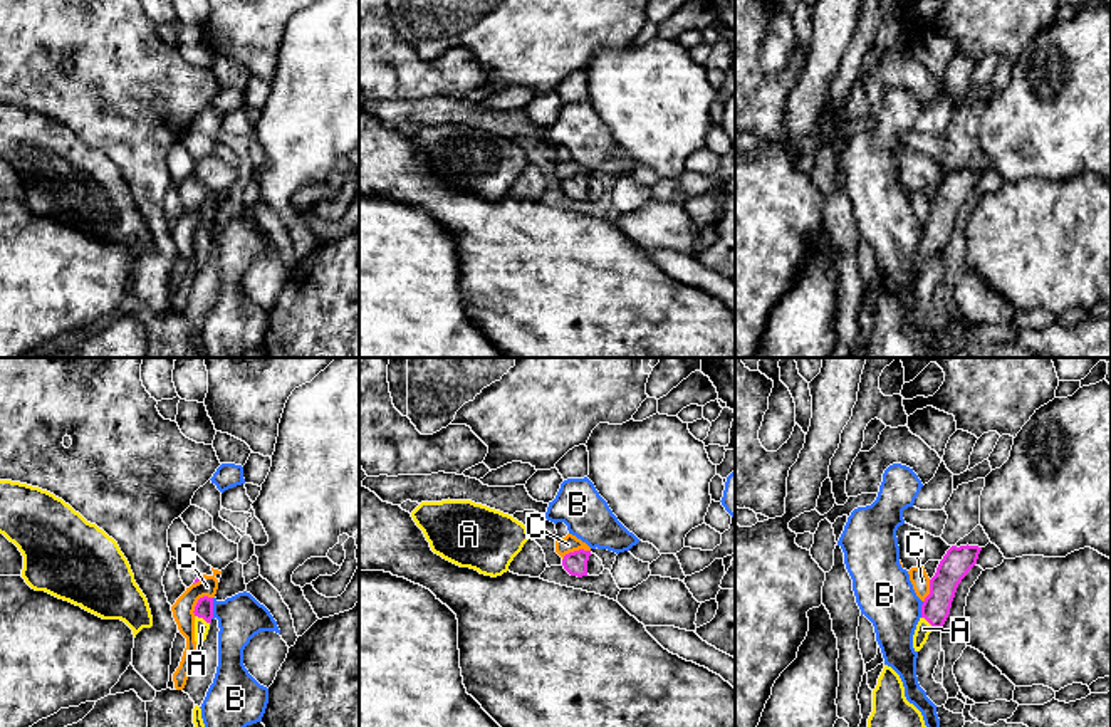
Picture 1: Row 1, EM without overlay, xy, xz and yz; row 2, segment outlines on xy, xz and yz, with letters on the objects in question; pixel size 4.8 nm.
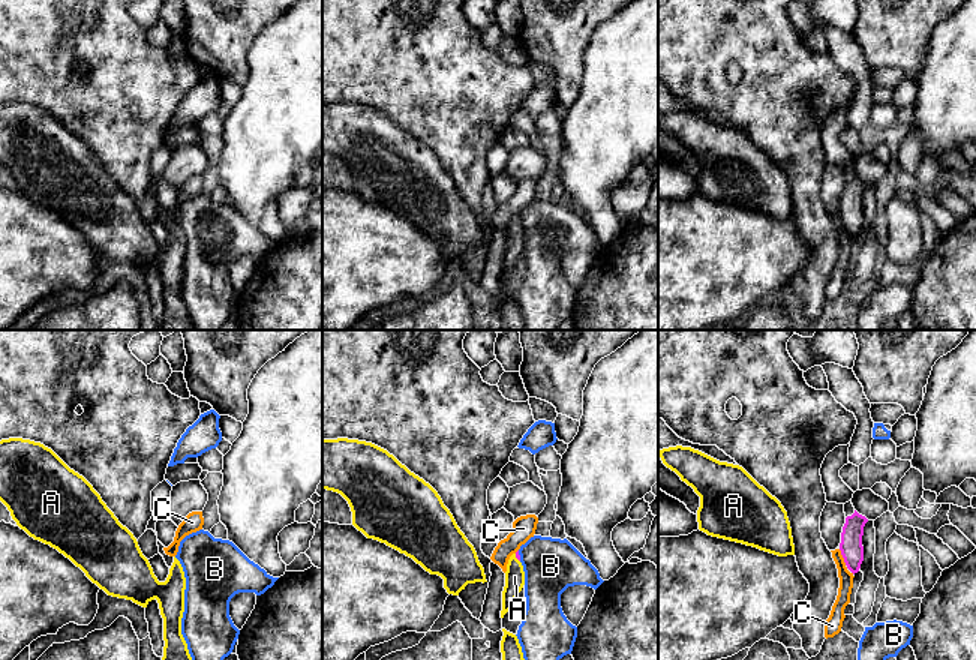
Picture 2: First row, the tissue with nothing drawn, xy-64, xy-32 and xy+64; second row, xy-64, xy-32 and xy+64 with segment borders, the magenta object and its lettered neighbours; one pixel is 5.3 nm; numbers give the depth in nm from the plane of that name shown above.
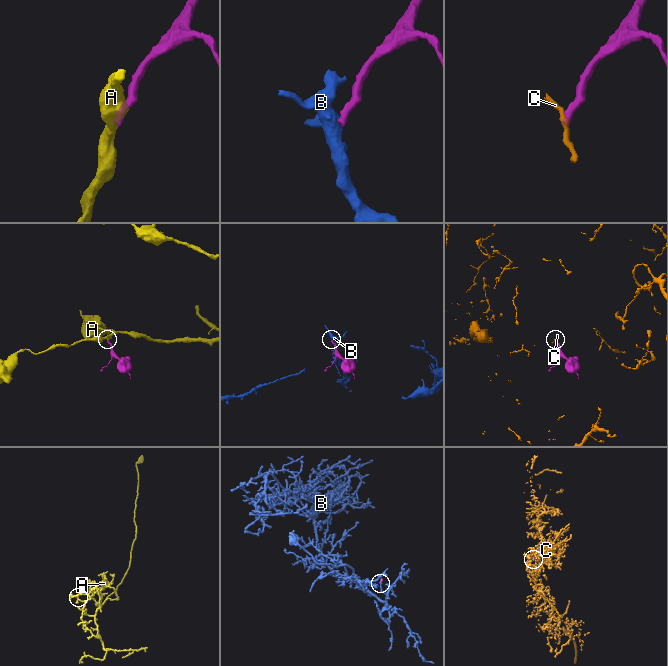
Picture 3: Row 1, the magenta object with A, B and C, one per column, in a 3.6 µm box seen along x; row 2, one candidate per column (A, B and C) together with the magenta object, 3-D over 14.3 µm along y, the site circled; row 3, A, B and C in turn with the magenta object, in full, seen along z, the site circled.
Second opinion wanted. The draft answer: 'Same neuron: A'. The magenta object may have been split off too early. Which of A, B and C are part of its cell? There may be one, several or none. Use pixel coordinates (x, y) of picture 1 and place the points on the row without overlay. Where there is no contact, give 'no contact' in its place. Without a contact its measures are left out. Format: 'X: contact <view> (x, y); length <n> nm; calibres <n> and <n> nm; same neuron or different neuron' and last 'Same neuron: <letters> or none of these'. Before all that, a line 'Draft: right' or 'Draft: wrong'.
Draft: right
A: contact xy (202, 240); length 80 nm; calibres 90 and 70 nm; same neuron
B: contact xy (212, 232); length 110 nm; calibres 90 and 220 nm; different neuron
C: contact xy (198, 225); length 130 nm; calibres 90 and 100 nm; different neuron
Same neuron: A

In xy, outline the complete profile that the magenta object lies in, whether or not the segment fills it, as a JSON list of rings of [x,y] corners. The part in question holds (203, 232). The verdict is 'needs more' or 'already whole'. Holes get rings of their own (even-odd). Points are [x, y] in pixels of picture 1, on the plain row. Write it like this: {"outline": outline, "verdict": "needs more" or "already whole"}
{"outline": [[[203,220],[195,230],[195,265],[196,272],[206,264],[213,242],[213,222]]], "verdict": "needs more"}

